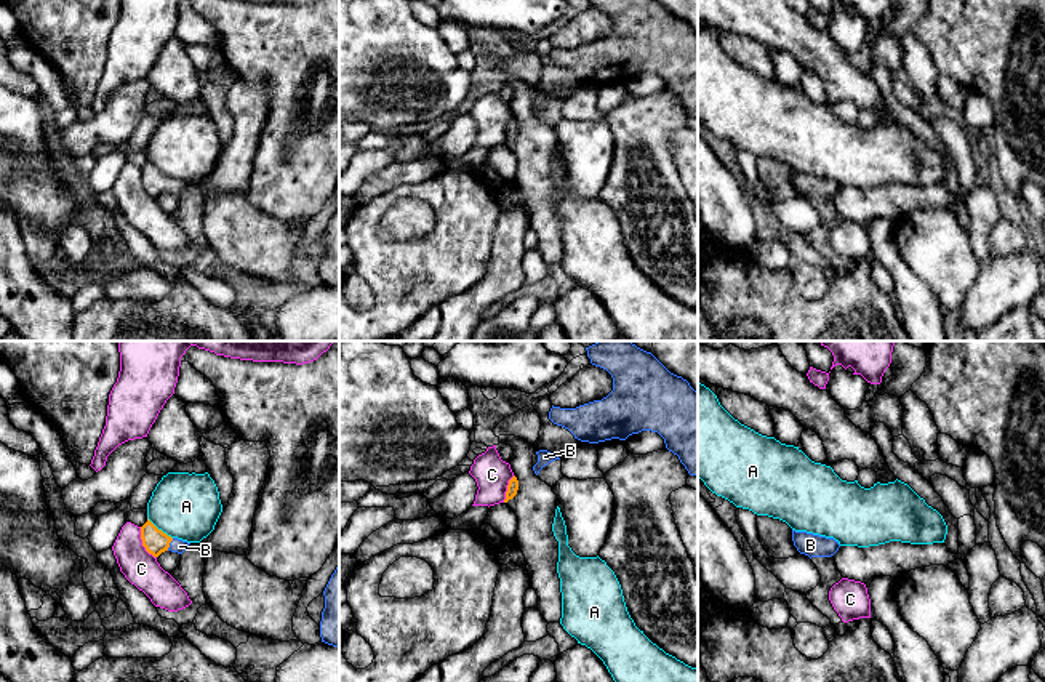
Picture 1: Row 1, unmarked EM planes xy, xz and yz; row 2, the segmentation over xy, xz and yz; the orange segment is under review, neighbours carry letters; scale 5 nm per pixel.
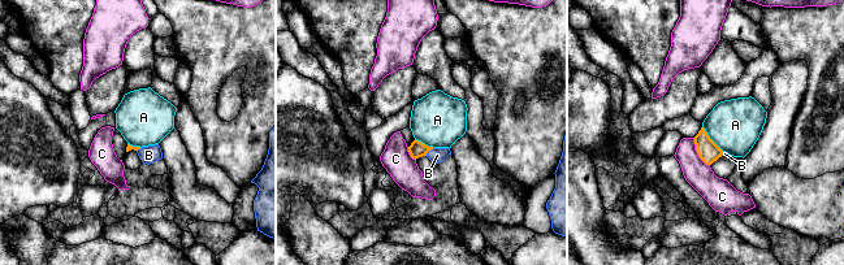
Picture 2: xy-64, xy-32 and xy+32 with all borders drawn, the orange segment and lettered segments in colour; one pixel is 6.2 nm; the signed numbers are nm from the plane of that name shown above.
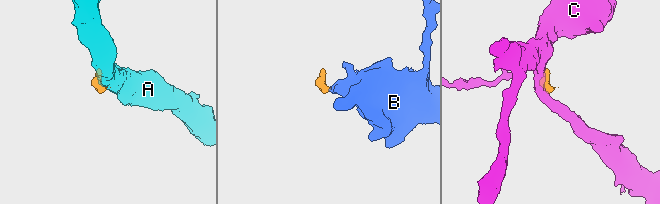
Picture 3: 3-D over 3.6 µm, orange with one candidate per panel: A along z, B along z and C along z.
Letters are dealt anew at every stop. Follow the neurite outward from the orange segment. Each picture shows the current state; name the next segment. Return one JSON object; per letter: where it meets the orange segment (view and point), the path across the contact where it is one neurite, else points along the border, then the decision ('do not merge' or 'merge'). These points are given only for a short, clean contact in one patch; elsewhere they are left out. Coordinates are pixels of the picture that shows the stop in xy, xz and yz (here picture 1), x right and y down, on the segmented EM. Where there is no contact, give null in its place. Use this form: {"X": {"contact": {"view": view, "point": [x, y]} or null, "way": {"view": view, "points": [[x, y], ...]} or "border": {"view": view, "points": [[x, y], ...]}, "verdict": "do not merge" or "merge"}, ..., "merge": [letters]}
{"A": {"contact": {"view": "xy", "point": [160, 530]}, "border": {"view": "xy", "points": [[148, 517], [172, 538]]}, "verdict": "do not merge"}, "B": {"contact": {"view": "xy", "point": [168, 545]}, "way": {"view": "xy", "points": [[156, 541], [168, 545], [180, 546]]}, "verdict": "merge"}, "C": {"contact": {"view": "xy", "point": [143, 543]}, "border": {"view": "xy", "points": [[140, 527], [143, 546], [156, 557]]}, "verdict": "do not merge"}, "merge": ["B"]}

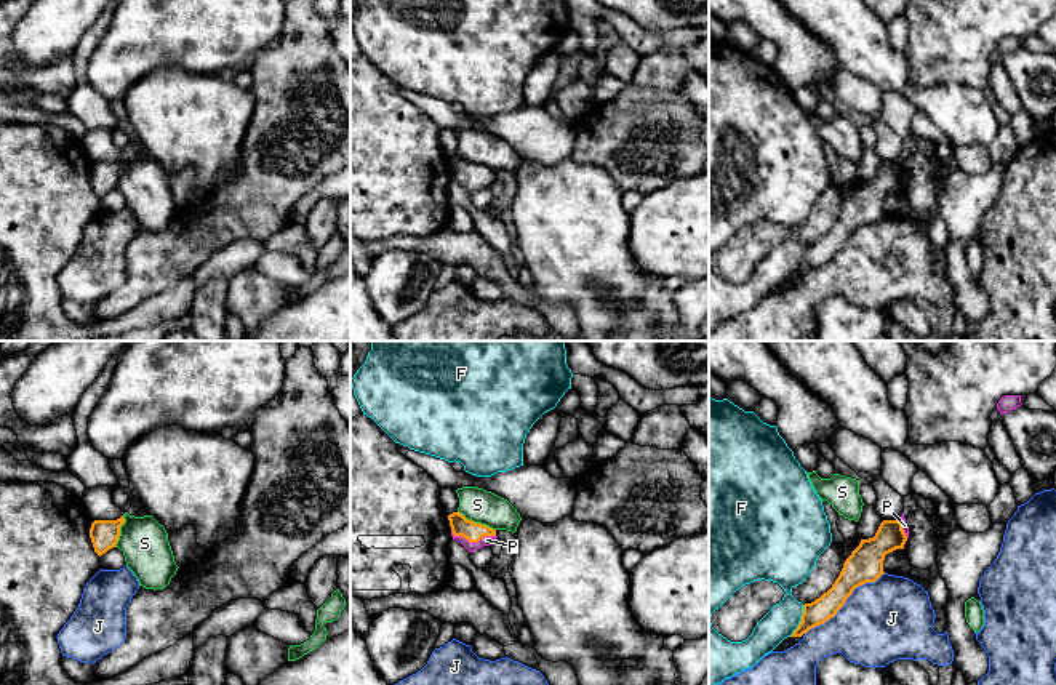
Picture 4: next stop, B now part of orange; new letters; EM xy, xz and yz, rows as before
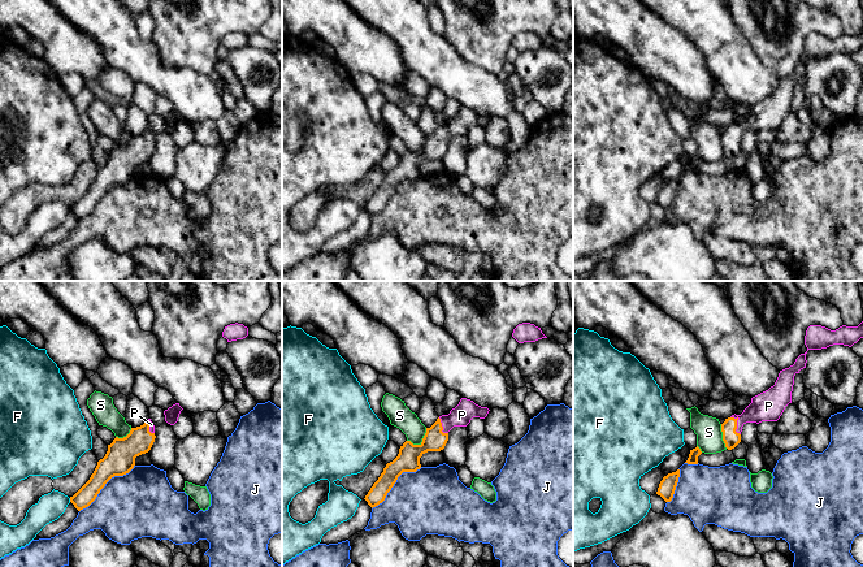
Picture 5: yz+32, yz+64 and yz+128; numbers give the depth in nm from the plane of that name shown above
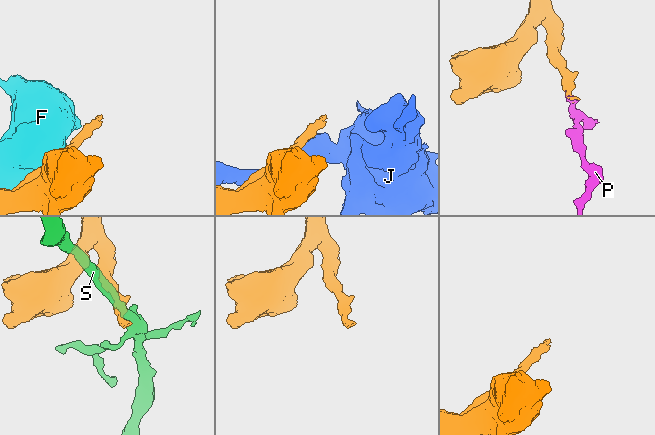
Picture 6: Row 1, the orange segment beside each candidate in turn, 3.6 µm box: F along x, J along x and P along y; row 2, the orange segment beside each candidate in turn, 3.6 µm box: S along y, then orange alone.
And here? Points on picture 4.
{"F": {"contact": {"view": "yz", "point": [800, 621]}, "verdict": "do not merge"}, "J": {"contact": {"view": "yz", "point": [845, 600]}, "verdict": "do not merge"}, "P": {"contact": {"view": "xz", "point": [472, 541]}, "way": {"view": "xz", "points": [[472, 532], [472, 541], [487, 540]]}, "verdict": "merge"}, "S": {"contact": {"view": "xz", "point": [477, 524]}, "border": {"view": "xz", "points": [[458, 511], [468, 519], [495, 530]]}, "verdict": "do not merge"}, "merge": ["P"]}

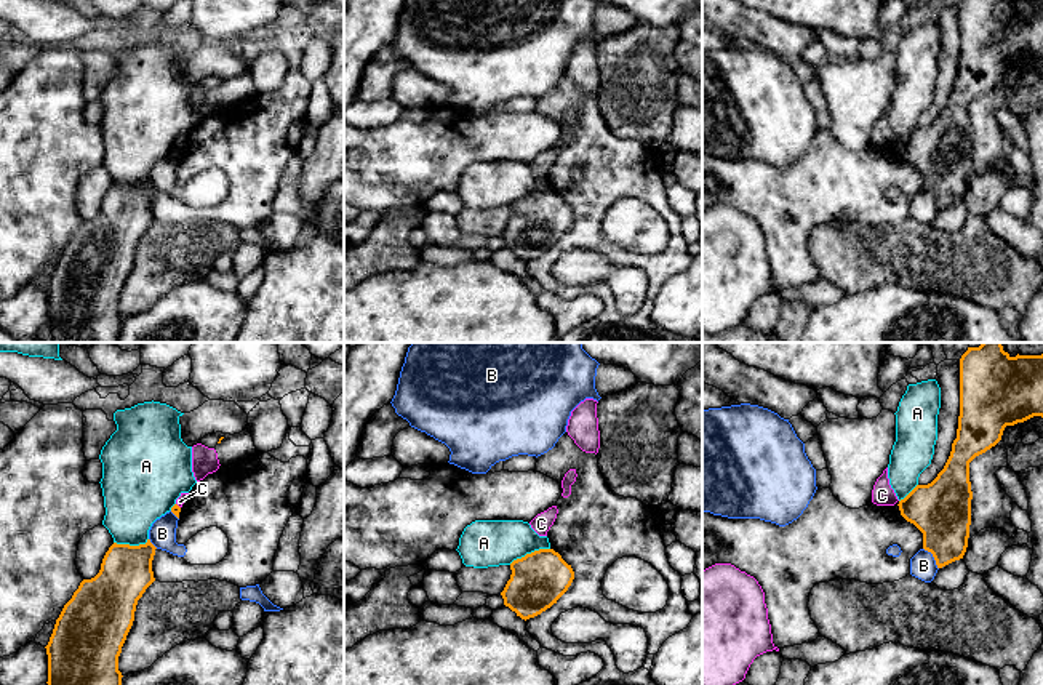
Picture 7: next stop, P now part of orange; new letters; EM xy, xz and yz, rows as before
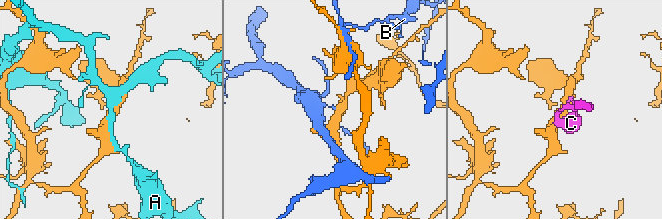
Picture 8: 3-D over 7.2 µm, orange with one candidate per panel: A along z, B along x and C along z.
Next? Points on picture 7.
{"A": {"contact": {"view": "xz", "point": [528, 554]}, "verdict": "do not merge"}, "B": {"contact": {"view": "yz", "point": [933, 556]}, "verdict": "do not merge"}, "C": {"contact": {"view": "xy", "point": [178, 506]}, "border": {"view": "xy", "points": [[176, 503], [179, 508]]}, "verdict": "do not merge"}, "merge": []}

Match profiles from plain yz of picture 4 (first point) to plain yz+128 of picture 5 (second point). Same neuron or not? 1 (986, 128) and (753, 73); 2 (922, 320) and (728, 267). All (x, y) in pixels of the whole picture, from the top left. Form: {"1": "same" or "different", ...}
{"1": "same", "2": "different"}

